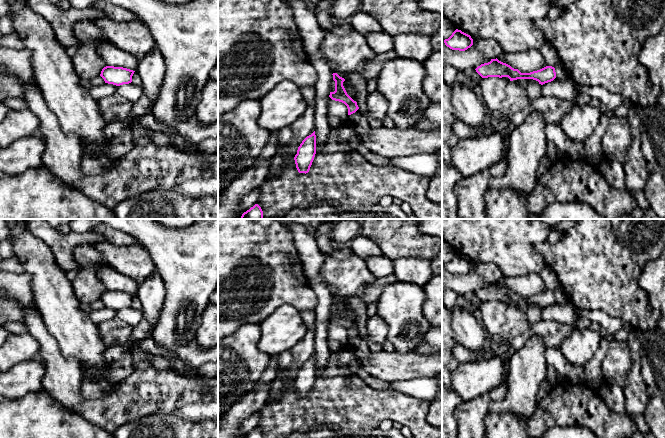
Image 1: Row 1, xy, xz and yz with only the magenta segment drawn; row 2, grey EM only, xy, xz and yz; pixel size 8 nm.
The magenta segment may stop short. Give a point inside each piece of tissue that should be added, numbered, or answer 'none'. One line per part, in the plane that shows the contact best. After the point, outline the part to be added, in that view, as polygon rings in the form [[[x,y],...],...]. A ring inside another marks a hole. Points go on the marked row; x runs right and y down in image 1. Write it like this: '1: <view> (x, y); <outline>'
none

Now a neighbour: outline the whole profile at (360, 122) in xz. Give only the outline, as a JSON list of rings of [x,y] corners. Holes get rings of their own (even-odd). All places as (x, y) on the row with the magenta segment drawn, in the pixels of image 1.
[[[360,109],[349,115],[349,120],[354,125],[357,135],[367,134],[371,129],[367,117],[362,114]]]

